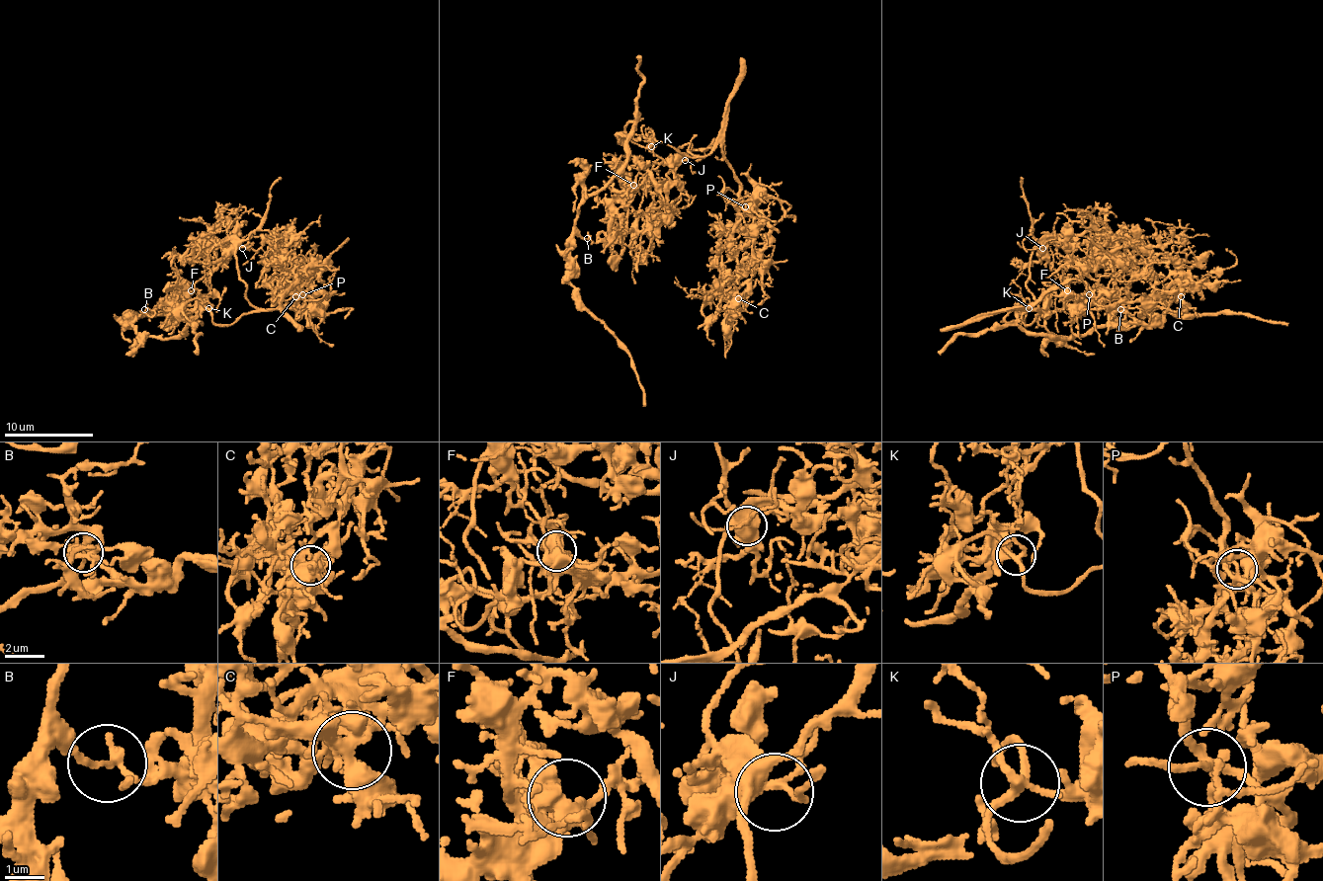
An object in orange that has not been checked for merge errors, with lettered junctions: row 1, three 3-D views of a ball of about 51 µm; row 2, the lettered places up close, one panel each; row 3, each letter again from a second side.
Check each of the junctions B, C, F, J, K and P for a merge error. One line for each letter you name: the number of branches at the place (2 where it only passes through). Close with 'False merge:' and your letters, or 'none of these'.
B: Branches: 3
False merge: B

